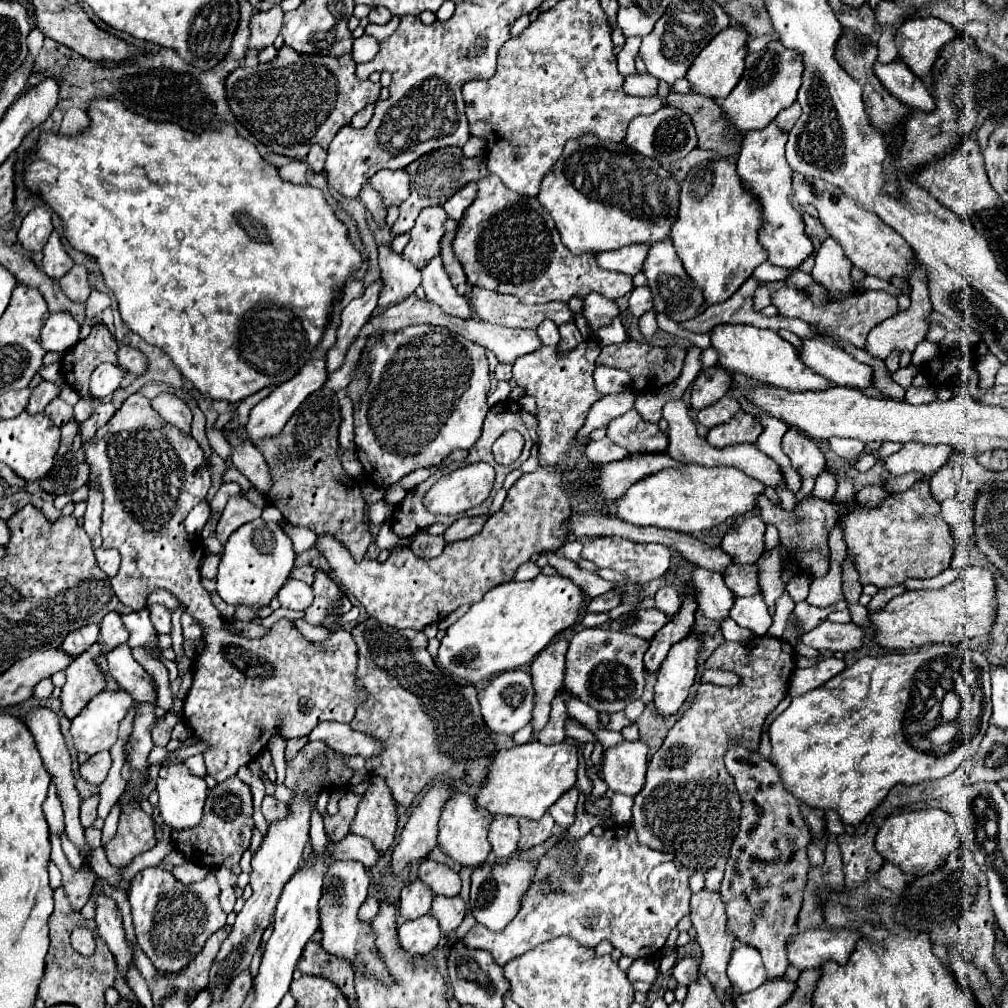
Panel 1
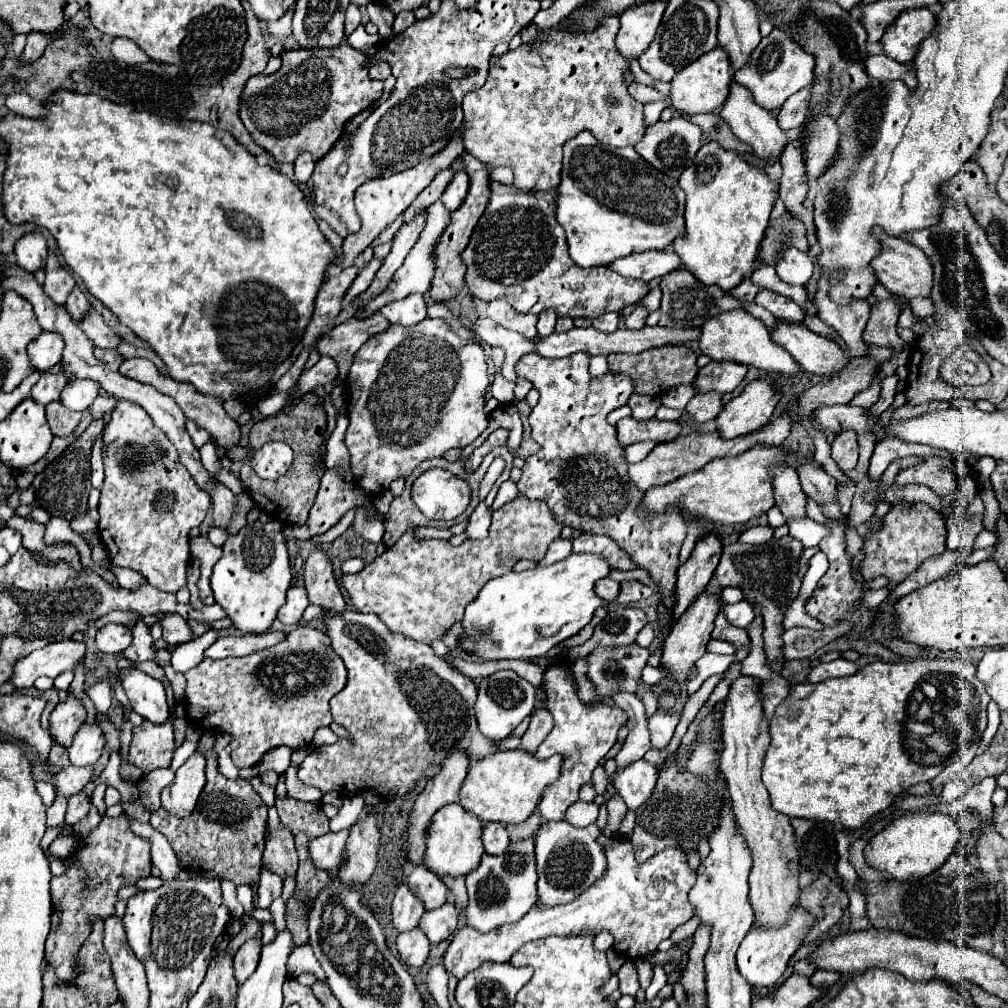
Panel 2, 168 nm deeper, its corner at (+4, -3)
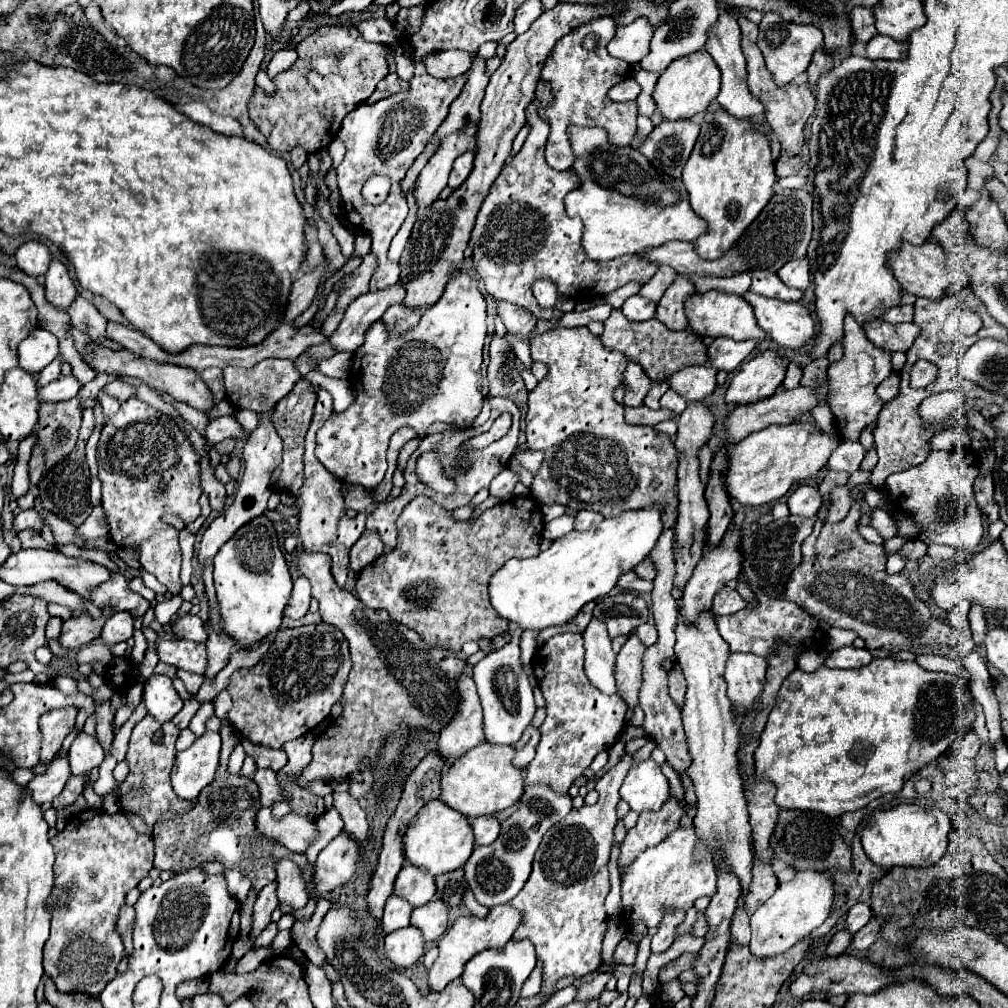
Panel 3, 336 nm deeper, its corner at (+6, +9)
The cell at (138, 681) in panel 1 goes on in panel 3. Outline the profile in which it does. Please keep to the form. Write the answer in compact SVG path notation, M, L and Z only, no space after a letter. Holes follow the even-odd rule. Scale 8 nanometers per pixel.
M151 675L147 679L143 687L143 699L149 715L161 723L171 721L183 709L183 699L173 689L171 679L165 675Z

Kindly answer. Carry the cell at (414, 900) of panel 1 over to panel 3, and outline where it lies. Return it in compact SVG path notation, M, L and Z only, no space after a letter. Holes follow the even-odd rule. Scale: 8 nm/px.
M391 895L387 899L385 913L383 913L383 921L381 921L383 933L387 935L387 933L393 933L397 929L407 927L409 925L409 917L411 917L411 911L413 911L413 907L405 899Z

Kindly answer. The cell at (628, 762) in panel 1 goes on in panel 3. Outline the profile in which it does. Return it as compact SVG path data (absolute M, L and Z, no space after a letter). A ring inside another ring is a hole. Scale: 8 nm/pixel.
M647 759L629 769L621 787L621 799L625 799L637 813L659 811L669 799L669 781L657 763Z

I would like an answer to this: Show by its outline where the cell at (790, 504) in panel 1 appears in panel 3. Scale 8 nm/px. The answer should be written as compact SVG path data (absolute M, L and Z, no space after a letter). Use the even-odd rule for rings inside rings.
M859 524L858 529L859 529L860 535L867 541L878 545L883 545L884 539L871 526L864 526Z

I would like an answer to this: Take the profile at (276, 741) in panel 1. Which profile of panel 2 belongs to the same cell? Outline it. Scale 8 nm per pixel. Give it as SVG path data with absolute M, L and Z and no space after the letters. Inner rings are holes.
M281 897L275 899L269 907L271 915L273 917L274 925L277 931L283 931L286 929L285 910L286 905Z

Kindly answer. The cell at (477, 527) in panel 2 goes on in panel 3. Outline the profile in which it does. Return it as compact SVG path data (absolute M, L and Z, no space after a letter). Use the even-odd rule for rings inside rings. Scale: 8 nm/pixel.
M511 467L503 469L503 471L491 481L491 495L497 495L497 497L501 497L501 499L507 501L507 499L513 495L513 487L517 485L517 481L519 481L519 475L517 475Z

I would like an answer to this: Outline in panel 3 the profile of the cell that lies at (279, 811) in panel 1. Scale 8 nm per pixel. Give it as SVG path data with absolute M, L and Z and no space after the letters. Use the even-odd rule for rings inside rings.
M283 857L277 863L277 881L277 897L281 905L289 905L293 909L301 909L307 905L309 889L305 889L305 881L299 875L299 867L291 859Z

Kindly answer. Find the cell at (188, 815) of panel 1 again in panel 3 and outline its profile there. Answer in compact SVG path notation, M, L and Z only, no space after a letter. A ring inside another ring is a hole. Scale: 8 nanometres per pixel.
M205 731L189 749L177 753L171 771L171 783L181 799L197 799L203 787L207 787L215 779L219 753L221 737L215 731Z

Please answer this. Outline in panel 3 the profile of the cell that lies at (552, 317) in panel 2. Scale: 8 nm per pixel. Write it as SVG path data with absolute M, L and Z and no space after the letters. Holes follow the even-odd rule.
M539 279L535 281L535 285L531 285L531 291L537 299L537 303L543 307L543 309L549 309L555 305L555 299L557 299L557 287L553 281L547 281L547 279Z

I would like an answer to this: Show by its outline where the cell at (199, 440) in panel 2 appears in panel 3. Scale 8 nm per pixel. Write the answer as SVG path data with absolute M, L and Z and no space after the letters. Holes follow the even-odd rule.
M233 415L209 421L209 425L205 429L205 435L207 435L207 443L209 445L221 443L223 439L241 439L241 441L247 441L247 437L249 437L249 433L239 425L239 421Z

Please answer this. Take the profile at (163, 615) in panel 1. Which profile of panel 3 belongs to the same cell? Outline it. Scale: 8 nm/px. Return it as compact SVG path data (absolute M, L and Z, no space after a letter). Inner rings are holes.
M181 615L177 619L177 623L171 627L171 631L179 637L179 639L189 639L195 643L205 643L207 641L207 629L205 623L197 617L197 615Z

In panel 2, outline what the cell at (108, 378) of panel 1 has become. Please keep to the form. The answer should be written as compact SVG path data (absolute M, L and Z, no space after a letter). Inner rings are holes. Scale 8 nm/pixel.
M89 379L69 381L69 385L61 393L61 403L73 411L85 411L99 395L99 389L101 385L97 385L97 381Z

